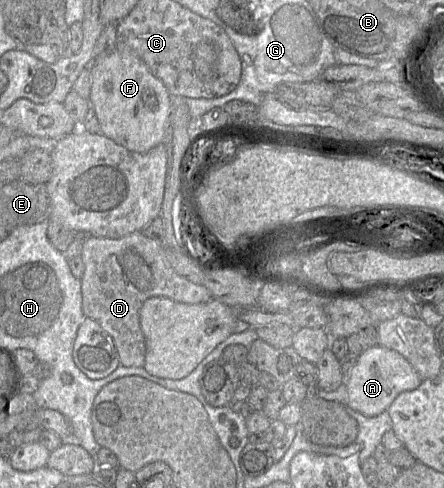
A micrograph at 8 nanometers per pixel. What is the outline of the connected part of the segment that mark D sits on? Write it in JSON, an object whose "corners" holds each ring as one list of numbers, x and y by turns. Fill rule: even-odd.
{"corners":[[141,231,132,232,121,238,92,236,83,242,81,258,85,265,81,278,82,310,85,317,97,321,112,337,120,365,142,367,145,362,146,345,140,325,140,308,151,297,167,297,174,301,196,304,211,300,211,292,203,284,195,284,179,275,170,265,162,242,146,237]]}

